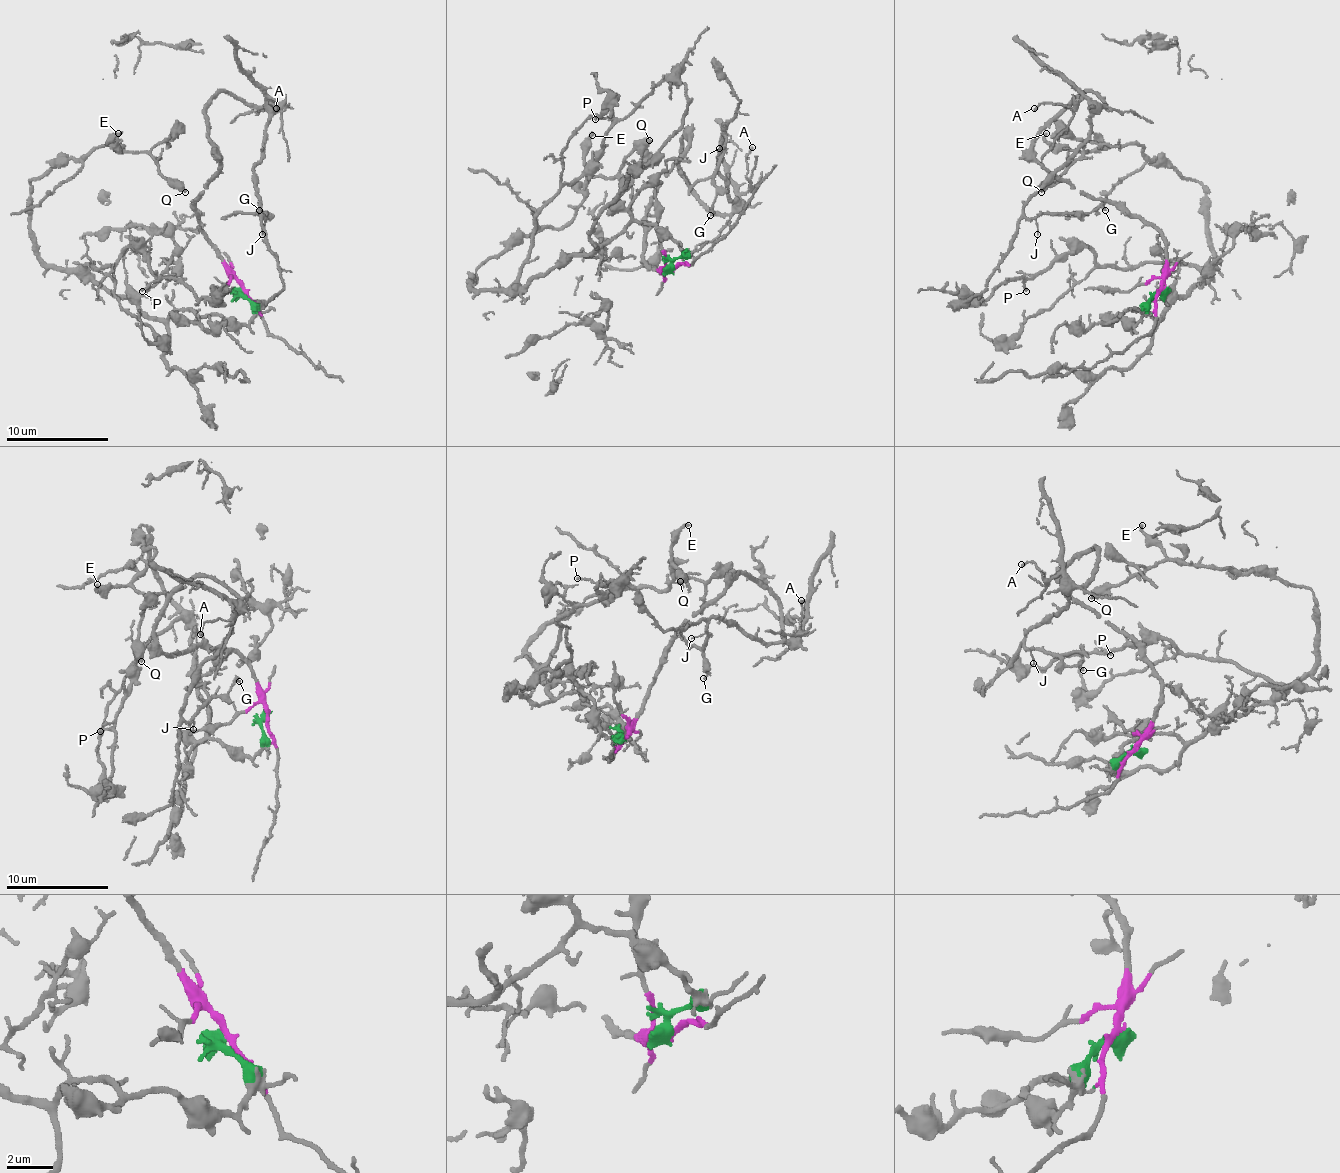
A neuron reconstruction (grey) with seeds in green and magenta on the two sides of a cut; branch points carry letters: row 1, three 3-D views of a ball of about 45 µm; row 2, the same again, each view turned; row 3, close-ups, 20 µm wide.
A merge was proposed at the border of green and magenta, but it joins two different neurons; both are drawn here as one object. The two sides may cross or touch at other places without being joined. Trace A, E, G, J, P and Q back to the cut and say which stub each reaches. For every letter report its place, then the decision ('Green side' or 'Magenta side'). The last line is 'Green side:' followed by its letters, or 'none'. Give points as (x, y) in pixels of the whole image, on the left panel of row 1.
A: Place: (276, 108). Magenta side
E: Place: (118, 133). Green side
G: Place: (259, 210). Magenta side
J: Place: (262, 234). Magenta side
P: Place: (142, 291). Green side
Q: Place: (185, 192). Green side
Green side: E, P, Q

